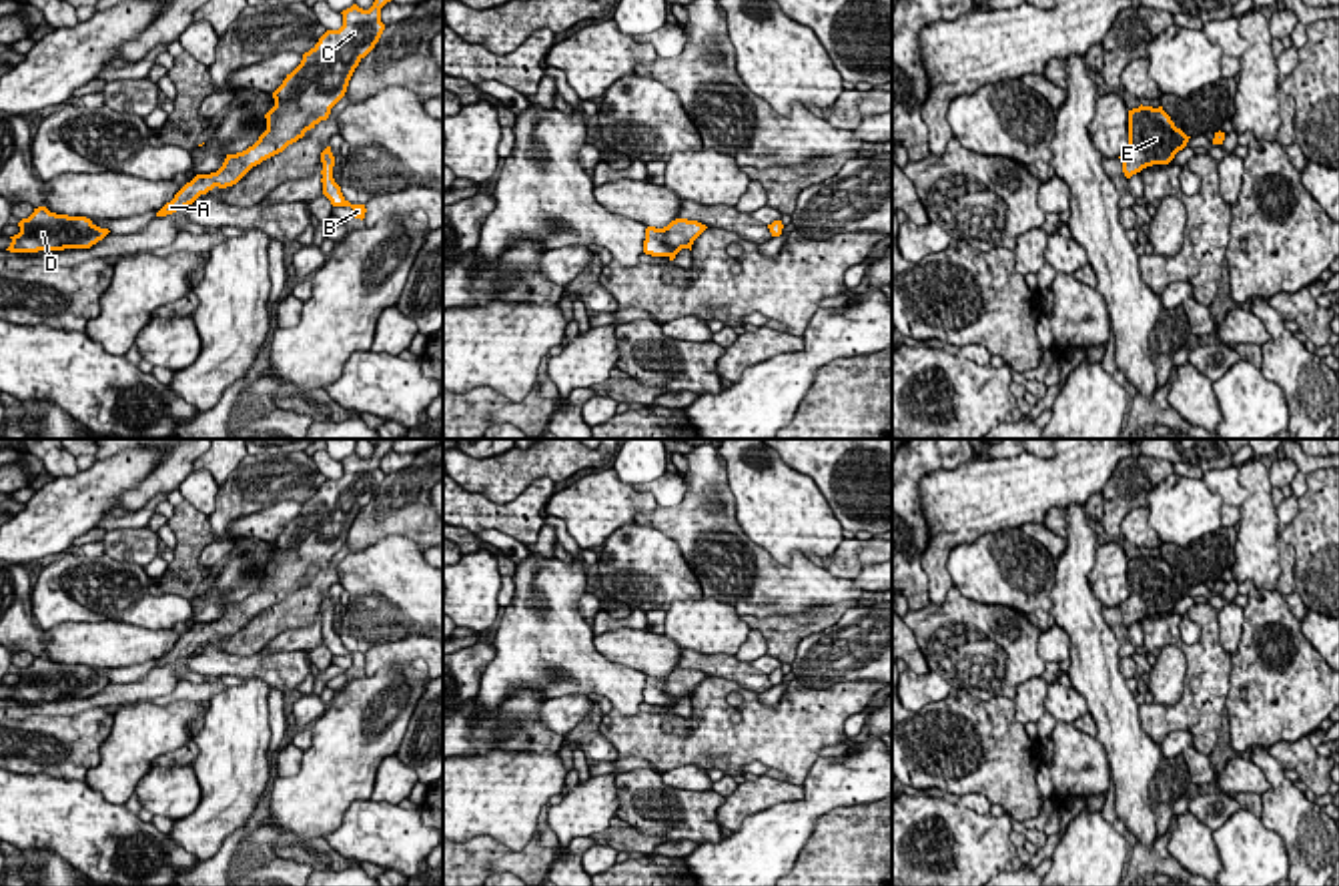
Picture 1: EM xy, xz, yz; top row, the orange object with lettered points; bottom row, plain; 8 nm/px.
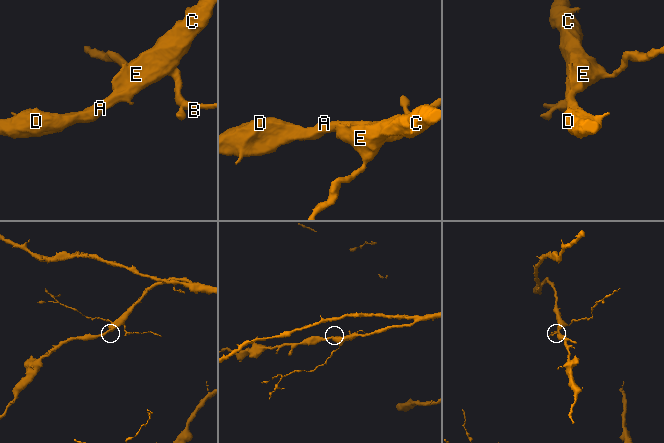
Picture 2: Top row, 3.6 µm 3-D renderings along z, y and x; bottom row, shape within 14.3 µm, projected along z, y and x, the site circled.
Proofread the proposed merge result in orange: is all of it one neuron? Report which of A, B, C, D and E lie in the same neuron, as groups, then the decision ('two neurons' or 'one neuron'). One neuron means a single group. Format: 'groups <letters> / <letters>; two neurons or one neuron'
groups A B C D E; one neuron

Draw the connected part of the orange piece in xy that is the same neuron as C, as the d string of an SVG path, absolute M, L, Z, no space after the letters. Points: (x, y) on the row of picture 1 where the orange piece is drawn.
M375 0L369 10L353 4L343 10L343 26L327 30L319 42L303 54L301 64L287 74L273 92L275 106L265 114L267 130L243 152L227 154L222 166L210 174L196 174L186 182L156 216L166 216L192 204L214 186L237 184L253 166L283 152L305 136L345 96L359 62L375 48L385 24L381 8L391 0Z

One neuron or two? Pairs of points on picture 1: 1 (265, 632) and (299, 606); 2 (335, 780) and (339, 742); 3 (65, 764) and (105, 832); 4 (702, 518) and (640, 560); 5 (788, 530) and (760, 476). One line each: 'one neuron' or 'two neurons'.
1: one neuron
2: one neuron
3: two neurons
4: two neurons
5: one neuron

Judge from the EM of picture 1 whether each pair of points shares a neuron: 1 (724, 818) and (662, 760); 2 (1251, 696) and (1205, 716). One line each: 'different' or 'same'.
1: different
2: different

